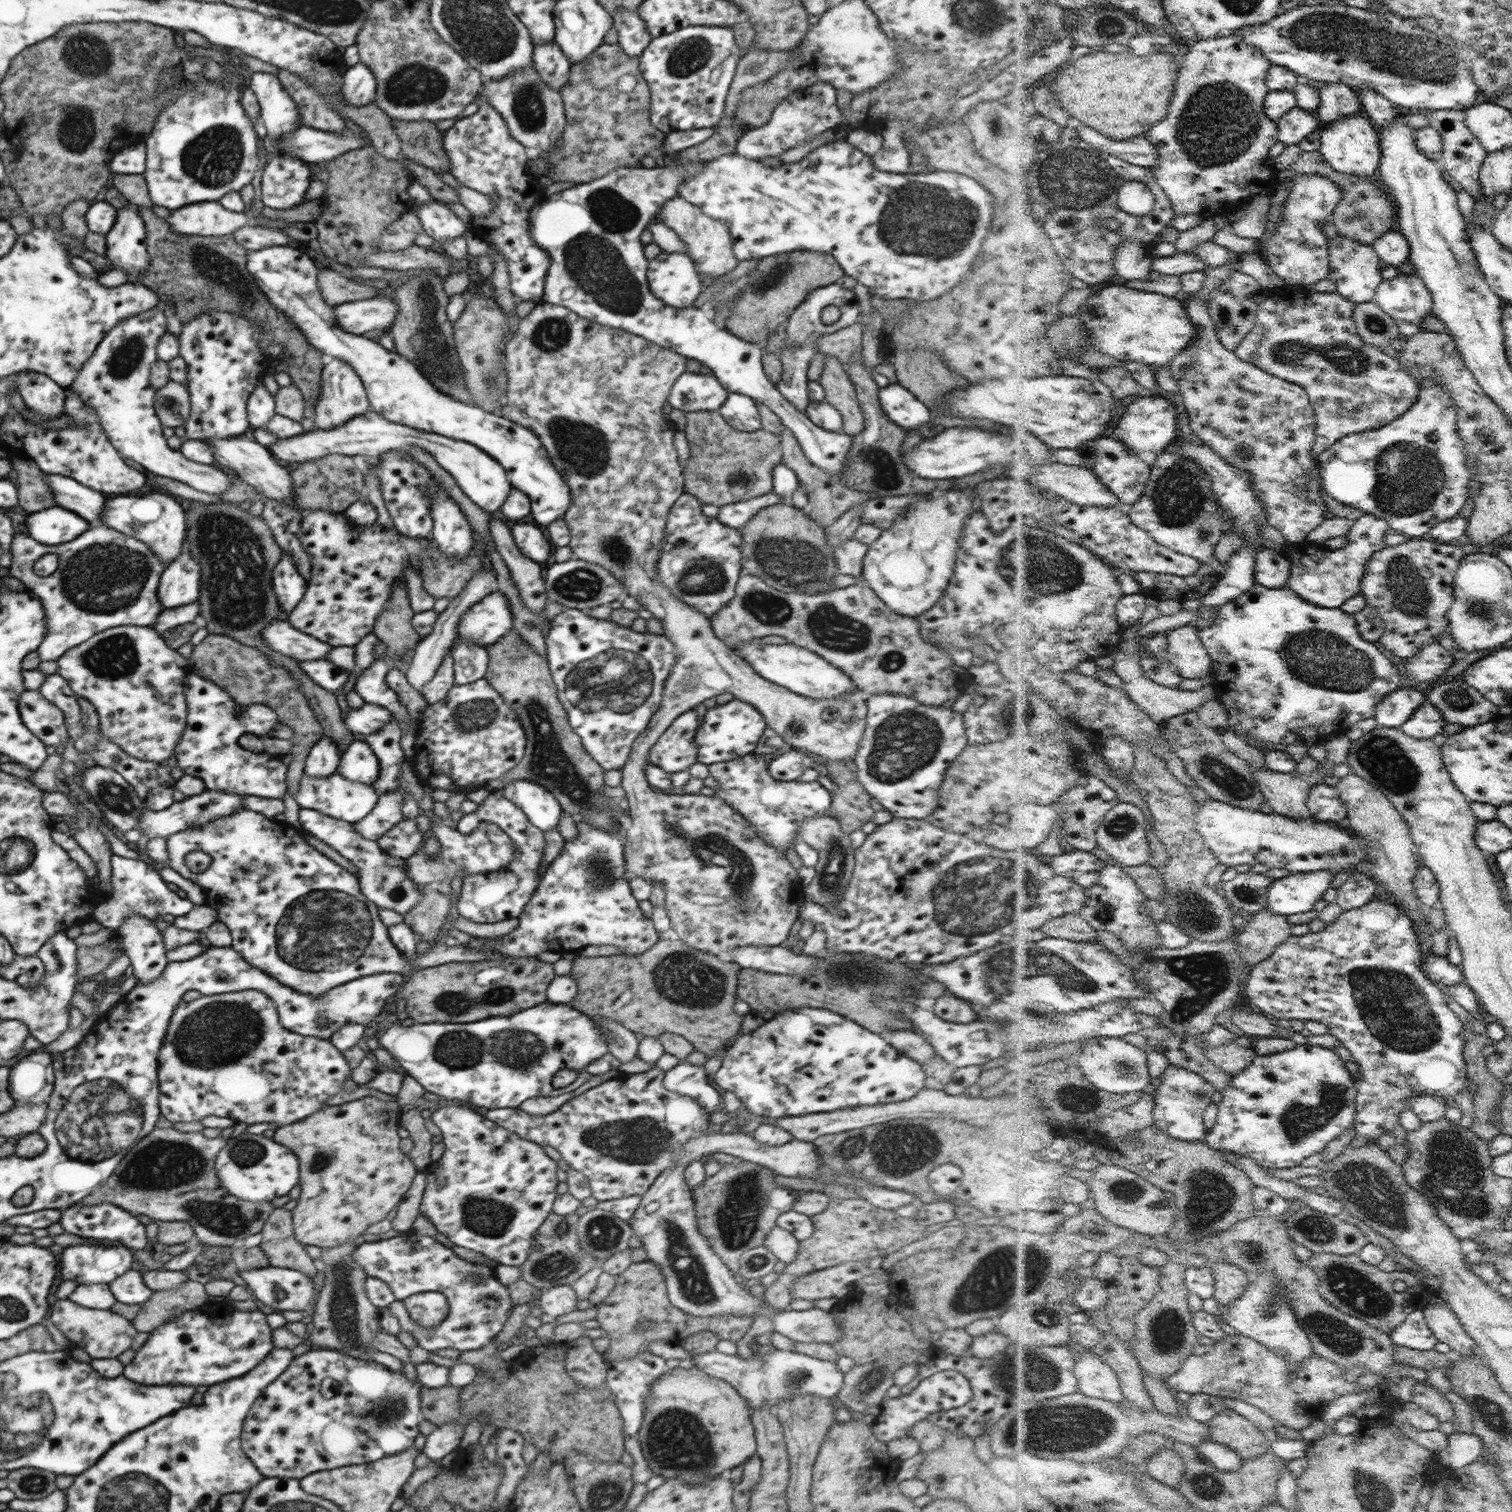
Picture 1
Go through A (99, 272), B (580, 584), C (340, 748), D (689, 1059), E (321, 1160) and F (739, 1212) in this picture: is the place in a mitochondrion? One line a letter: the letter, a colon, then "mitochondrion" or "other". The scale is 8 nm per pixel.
A: other
B: mitochondrion
C: other
D: other
E: mitochondrion
F: mitochondrion

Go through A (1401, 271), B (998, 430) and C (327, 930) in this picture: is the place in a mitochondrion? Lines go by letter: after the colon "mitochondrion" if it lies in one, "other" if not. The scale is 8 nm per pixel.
A: other
B: other
C: mitochondrion

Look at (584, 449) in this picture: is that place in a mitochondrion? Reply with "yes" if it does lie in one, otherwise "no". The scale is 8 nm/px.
yes

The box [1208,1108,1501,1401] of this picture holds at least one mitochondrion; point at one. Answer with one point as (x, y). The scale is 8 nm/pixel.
(1454, 1175)

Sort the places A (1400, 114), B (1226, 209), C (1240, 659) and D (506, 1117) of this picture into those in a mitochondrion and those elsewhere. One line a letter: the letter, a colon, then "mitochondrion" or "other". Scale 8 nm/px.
A: other
B: other
C: other
D: other

